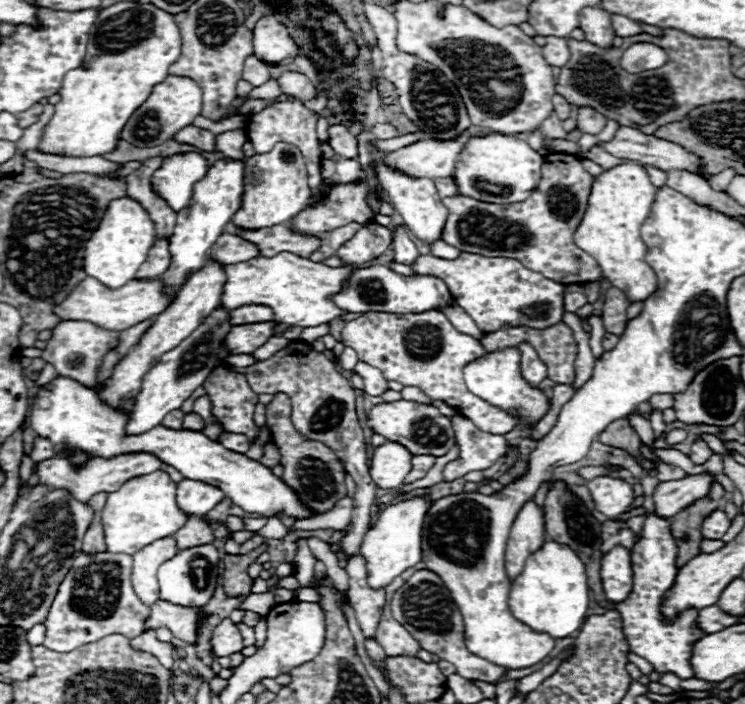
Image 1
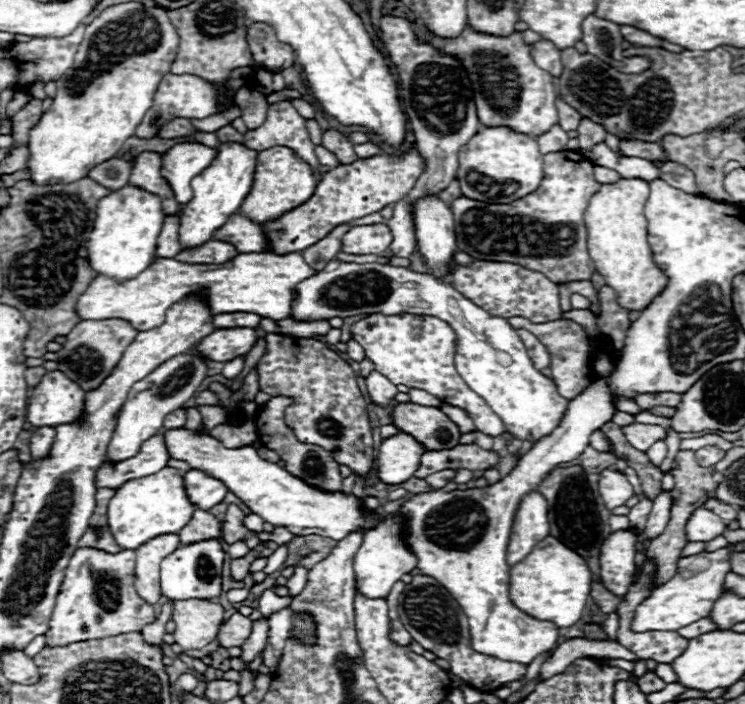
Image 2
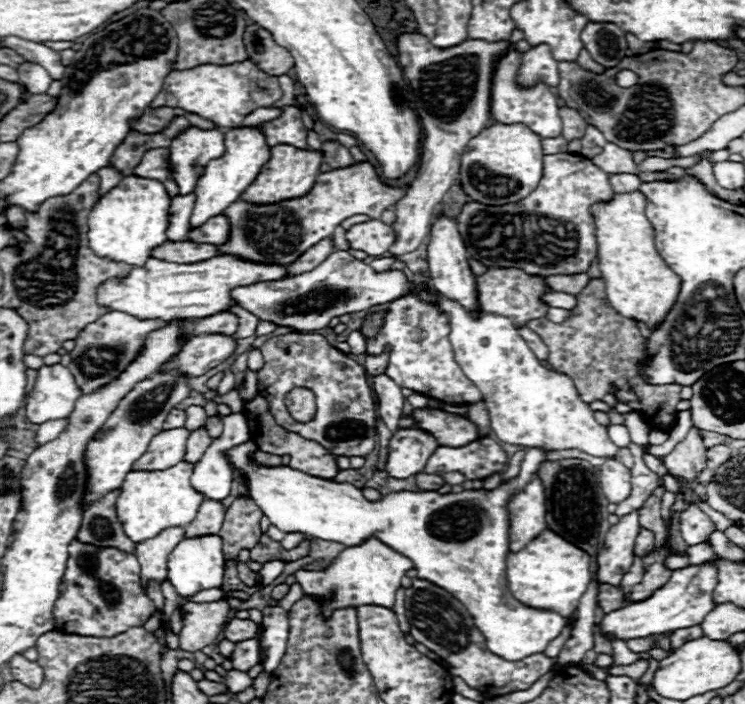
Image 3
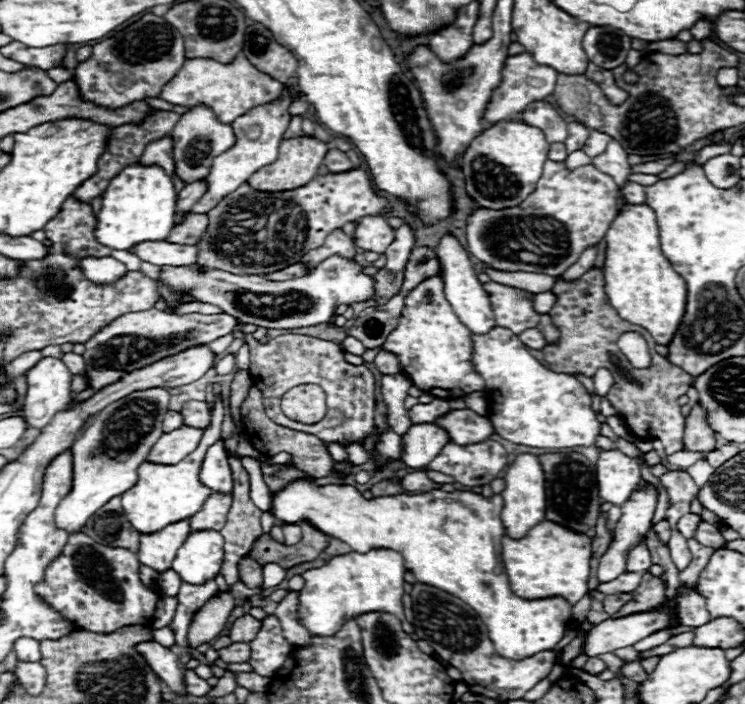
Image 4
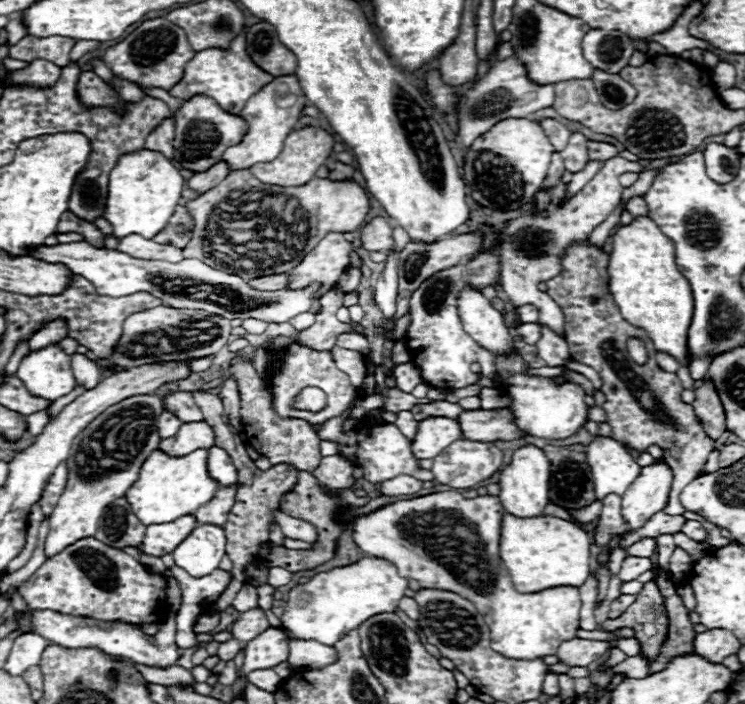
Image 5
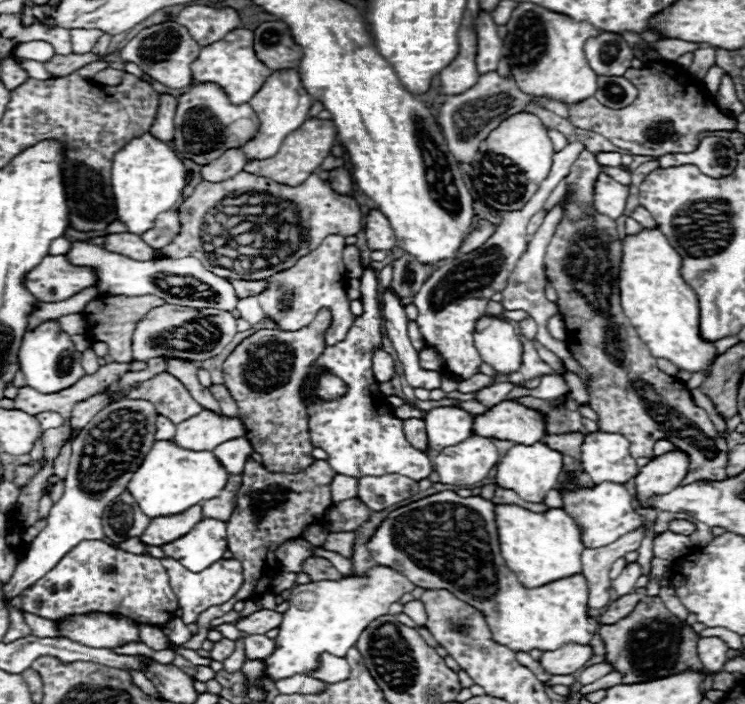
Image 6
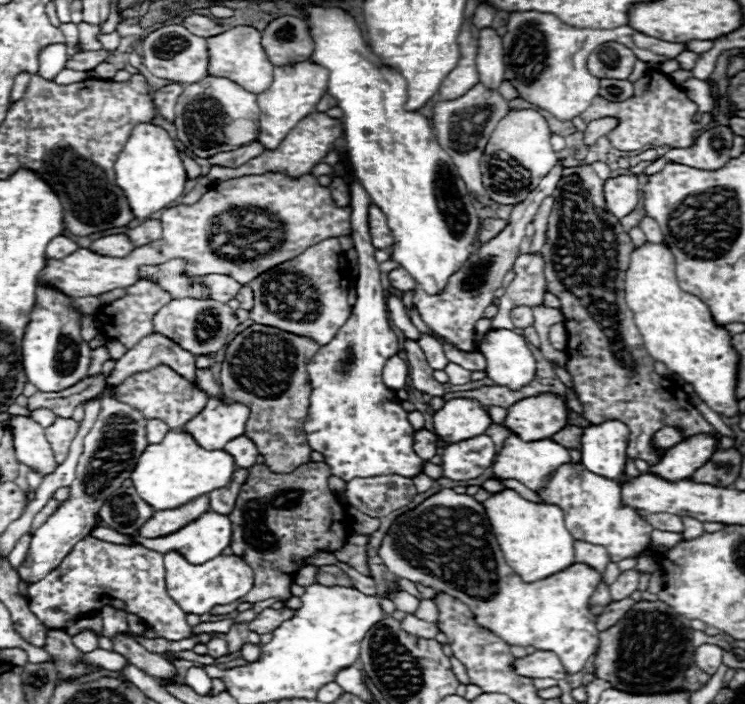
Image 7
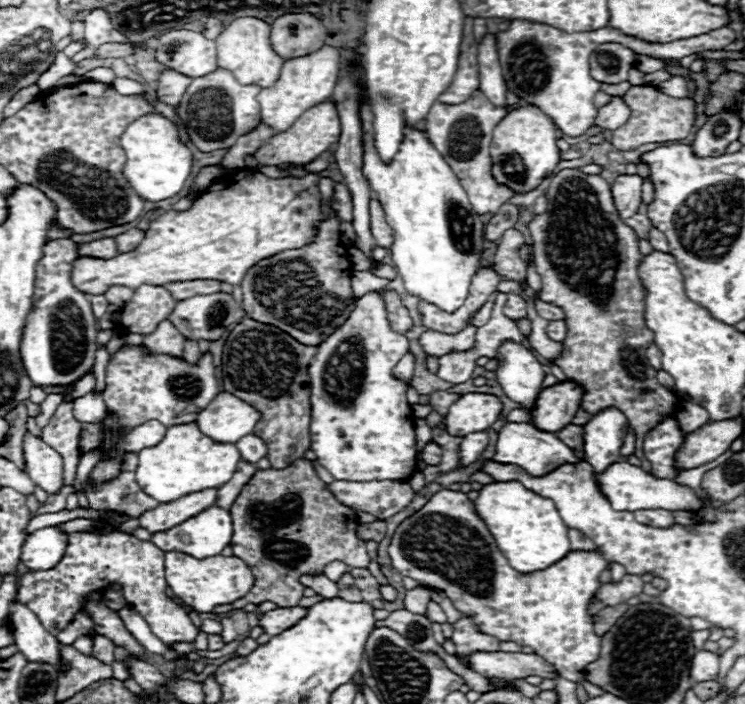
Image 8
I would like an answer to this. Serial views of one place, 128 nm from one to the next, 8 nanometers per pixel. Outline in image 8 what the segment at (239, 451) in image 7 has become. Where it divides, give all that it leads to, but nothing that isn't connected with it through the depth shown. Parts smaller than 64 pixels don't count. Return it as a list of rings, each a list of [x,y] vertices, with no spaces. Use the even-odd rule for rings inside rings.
[[[254,434],[244,436],[242,440],[238,440],[236,448],[240,450],[242,460],[246,460],[246,462],[250,462],[250,464],[256,464],[260,458],[266,456],[266,446],[264,446],[262,440],[258,440],[258,436],[254,436]]]

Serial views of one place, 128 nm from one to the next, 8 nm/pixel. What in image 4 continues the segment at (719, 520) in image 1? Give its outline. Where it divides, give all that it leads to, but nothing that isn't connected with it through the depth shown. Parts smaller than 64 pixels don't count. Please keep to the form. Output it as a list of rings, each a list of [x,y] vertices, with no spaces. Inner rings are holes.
[[[690,512],[690,514],[682,516],[682,520],[678,520],[678,530],[680,530],[680,534],[684,538],[694,538],[694,532],[696,532],[696,528],[698,528],[700,522],[702,522],[702,518],[698,514]]]

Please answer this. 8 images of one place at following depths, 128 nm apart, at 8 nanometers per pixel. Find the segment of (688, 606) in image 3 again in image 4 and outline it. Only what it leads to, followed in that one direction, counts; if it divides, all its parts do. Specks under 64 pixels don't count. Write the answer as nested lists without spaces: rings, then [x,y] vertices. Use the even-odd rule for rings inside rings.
[[[680,586],[676,596],[676,616],[680,624],[698,628],[710,620],[710,612],[706,610],[706,598],[698,594],[698,590],[688,590]],[[668,604],[650,612],[638,612],[638,614],[622,616],[622,618],[608,618],[596,624],[588,632],[584,654],[592,658],[604,652],[614,652],[618,648],[632,646],[640,642],[642,638],[666,628],[670,624],[670,618],[672,616],[668,610]]]

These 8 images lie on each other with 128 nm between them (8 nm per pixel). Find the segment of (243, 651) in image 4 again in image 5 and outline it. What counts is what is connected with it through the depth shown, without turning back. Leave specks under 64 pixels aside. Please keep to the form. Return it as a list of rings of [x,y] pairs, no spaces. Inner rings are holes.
[[[228,640],[228,642],[222,642],[220,644],[220,648],[218,648],[218,658],[220,660],[224,660],[224,662],[228,662],[228,660],[234,660],[236,656],[238,656],[238,652],[242,650],[242,642],[238,642],[238,640]]]

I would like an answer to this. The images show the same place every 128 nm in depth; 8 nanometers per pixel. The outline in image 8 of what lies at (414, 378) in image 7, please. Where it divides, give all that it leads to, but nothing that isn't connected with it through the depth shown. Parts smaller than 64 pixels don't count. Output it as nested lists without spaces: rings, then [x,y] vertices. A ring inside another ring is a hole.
[[[436,390],[430,394],[430,406],[434,410],[438,410],[442,416],[448,412],[450,404],[454,404],[454,400],[458,400],[458,394],[448,394],[444,390]]]

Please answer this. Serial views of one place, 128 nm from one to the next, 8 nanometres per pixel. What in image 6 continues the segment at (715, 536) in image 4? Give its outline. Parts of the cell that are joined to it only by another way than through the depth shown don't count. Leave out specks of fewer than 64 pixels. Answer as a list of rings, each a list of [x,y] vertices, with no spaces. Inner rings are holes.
[[[674,520],[674,522],[670,522],[670,530],[676,532],[676,534],[690,536],[696,530],[696,526],[692,522],[688,522],[688,520]]]

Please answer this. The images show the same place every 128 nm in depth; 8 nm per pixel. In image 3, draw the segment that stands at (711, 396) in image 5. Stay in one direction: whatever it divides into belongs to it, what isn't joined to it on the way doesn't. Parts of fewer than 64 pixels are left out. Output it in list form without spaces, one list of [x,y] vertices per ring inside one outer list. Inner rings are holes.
[[[690,428],[686,438],[674,446],[674,450],[664,458],[664,466],[670,474],[678,476],[682,488],[698,482],[698,474],[706,468],[706,446],[696,428]]]

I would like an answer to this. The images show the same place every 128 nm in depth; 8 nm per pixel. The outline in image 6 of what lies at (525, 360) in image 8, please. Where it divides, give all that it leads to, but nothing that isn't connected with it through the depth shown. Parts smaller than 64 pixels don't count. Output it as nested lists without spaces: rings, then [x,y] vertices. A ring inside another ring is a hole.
[[[482,314],[474,324],[474,344],[482,360],[500,372],[512,374],[522,364],[522,344],[508,320]]]

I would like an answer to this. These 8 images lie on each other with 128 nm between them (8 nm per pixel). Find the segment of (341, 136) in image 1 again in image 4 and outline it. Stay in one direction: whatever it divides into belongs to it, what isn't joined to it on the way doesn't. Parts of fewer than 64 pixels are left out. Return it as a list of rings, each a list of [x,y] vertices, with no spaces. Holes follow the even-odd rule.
[[[330,148],[326,158],[324,158],[324,164],[328,166],[330,172],[346,172],[346,170],[352,170],[352,162],[348,160],[346,152],[338,150],[338,148]]]

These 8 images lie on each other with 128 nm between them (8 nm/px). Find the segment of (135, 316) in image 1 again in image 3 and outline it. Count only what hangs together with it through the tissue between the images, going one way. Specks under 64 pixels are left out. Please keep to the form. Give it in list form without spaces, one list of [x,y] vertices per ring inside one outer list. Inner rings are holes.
[[[214,256],[214,260],[204,260],[198,264],[174,264],[158,258],[150,258],[146,268],[132,268],[132,272],[122,280],[106,280],[98,286],[96,302],[102,308],[114,312],[126,312],[138,320],[172,320],[172,318],[206,318],[224,312],[236,302],[230,292],[238,286],[250,286],[258,282],[274,282],[288,278],[286,266],[280,264],[260,264],[242,260],[236,256]]]

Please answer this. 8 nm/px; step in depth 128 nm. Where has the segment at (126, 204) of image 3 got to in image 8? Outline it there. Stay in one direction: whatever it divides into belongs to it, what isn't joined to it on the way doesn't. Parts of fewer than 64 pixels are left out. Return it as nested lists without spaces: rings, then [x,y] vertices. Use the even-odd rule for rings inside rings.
[[[152,112],[150,116],[134,120],[134,124],[126,128],[120,144],[126,152],[126,164],[122,168],[124,178],[144,202],[156,204],[160,200],[176,196],[184,188],[192,168],[192,152],[180,142],[178,130],[164,116]]]

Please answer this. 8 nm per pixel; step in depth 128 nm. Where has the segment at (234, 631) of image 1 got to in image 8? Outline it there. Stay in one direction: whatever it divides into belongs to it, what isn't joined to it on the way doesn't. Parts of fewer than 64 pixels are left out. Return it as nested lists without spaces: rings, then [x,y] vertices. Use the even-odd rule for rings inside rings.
[[[300,606],[276,608],[276,610],[270,610],[270,612],[262,614],[260,620],[258,620],[258,626],[262,626],[266,634],[276,636],[276,634],[284,632],[286,628],[294,626],[304,614],[306,614],[306,608],[300,608]]]

